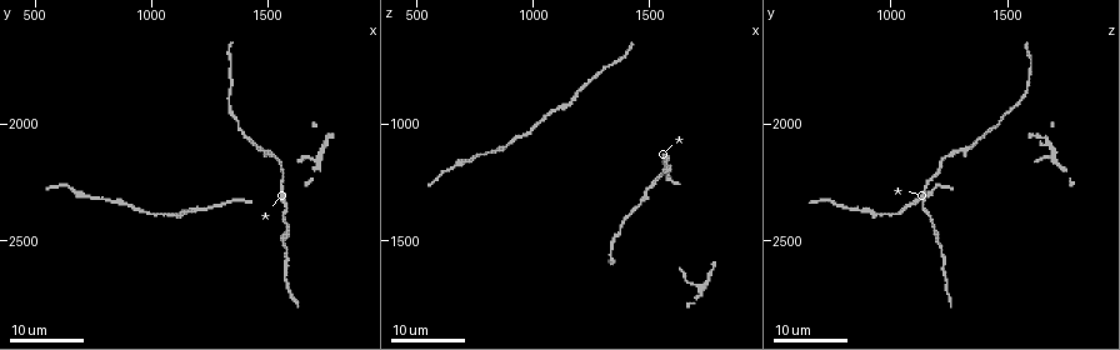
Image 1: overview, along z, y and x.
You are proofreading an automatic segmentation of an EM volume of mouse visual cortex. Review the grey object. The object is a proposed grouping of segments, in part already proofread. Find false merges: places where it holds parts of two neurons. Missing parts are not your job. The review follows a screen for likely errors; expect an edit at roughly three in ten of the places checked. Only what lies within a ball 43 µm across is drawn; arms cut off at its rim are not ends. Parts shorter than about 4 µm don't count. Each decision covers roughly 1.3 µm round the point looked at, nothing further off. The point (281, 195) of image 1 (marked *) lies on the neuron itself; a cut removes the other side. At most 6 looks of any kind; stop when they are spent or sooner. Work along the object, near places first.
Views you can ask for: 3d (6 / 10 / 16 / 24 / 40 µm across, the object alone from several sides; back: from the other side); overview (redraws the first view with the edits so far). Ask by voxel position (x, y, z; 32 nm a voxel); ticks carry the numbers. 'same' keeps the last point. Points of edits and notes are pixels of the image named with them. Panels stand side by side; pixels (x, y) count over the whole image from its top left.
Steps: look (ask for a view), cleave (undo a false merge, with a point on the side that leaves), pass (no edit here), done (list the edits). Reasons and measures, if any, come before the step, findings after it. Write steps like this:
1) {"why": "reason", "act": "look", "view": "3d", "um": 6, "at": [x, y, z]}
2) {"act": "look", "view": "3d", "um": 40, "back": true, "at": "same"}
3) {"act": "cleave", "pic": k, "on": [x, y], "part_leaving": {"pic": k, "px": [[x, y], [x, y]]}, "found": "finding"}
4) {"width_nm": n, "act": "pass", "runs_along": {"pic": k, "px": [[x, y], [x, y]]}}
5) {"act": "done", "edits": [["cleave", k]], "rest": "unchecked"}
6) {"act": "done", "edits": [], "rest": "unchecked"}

{"act": "look", "view": "3d", "um": 16, "at": [1560, 2510, 1200]}

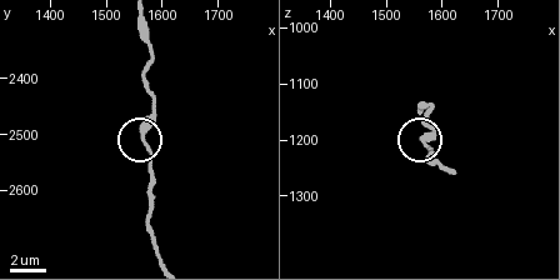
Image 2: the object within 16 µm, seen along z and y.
{"why": "zoom in", "act": "look", "view": "3d", "um": 6, "at": [1570, 2500, 1205]}

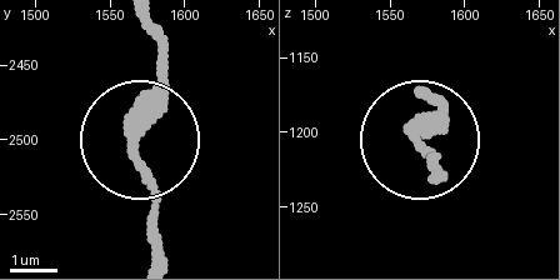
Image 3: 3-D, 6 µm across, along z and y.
{"act": "pass", "found": "one neuron here"}

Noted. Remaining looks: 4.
{"act": "look", "view": "3d", "um": 16, "at": [1260, 2360, 800]}

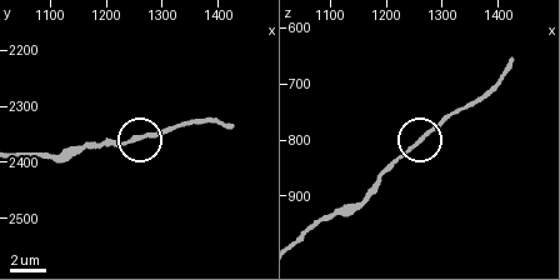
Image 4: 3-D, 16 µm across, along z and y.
{"act": "look", "view": "3d", "um": 10, "at": [1265, 2355, 795]}

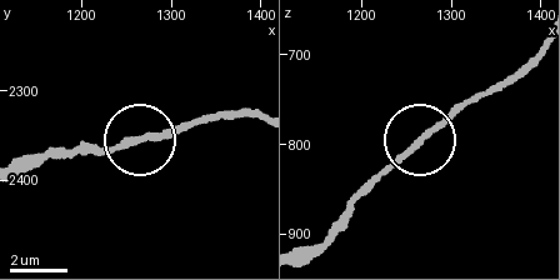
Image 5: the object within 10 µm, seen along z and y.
{"side_arm_um": 7, "act": "pass", "found": "one neuron here"}

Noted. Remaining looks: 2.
{"why": "a narrow waist", "act": "look", "view": "3d", "um": 16, "at": [1490, 2110, 1290]}

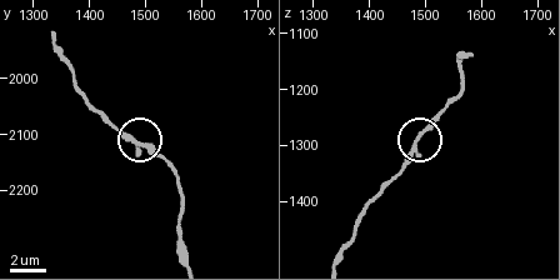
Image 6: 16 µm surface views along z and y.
{"act": "look", "view": "3d", "um": 6, "at": [1485, 2115, 1290]}

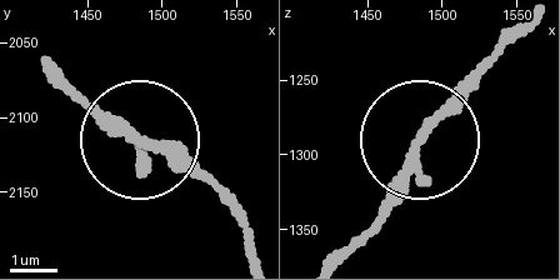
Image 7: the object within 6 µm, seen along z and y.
{"act": "pass", "runs_along": {"pic": 7, "px": [[256, 258], [213, 186], [74, 103]]}, "found": "all the same neuron"}

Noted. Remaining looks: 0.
{"act": "done", "edits": [], "rest": "unchecked"}

